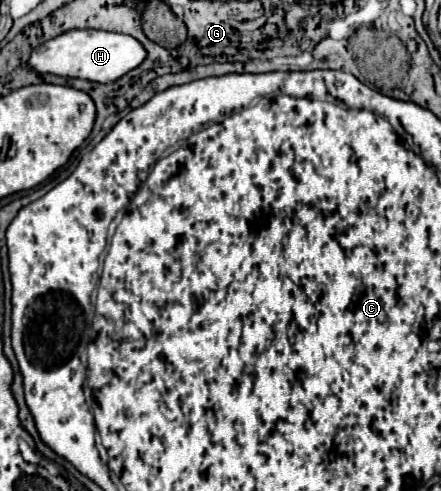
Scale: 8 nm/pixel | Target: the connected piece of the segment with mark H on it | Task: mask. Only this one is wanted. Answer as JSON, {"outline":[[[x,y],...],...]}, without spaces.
{"outline":[[[70,30],[36,48],[30,56],[30,66],[32,70],[42,74],[50,72],[66,78],[82,78],[98,84],[108,84],[132,72],[144,60],[146,60],[144,46],[128,34],[106,30]]]}

